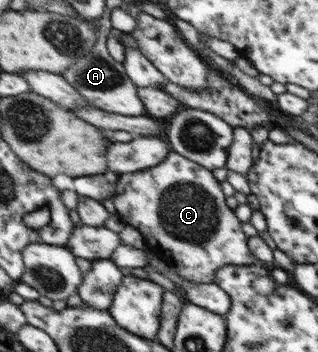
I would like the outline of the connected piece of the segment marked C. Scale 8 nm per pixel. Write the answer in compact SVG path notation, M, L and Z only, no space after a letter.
M170 151L166 159L154 167L136 173L119 174L116 194L111 200L124 223L138 229L154 251L172 266L182 279L190 283L209 284L215 280L216 270L225 265L259 264L257 257L248 247L248 237L242 231L241 221L233 210L227 207L224 194L219 181L209 169Z

